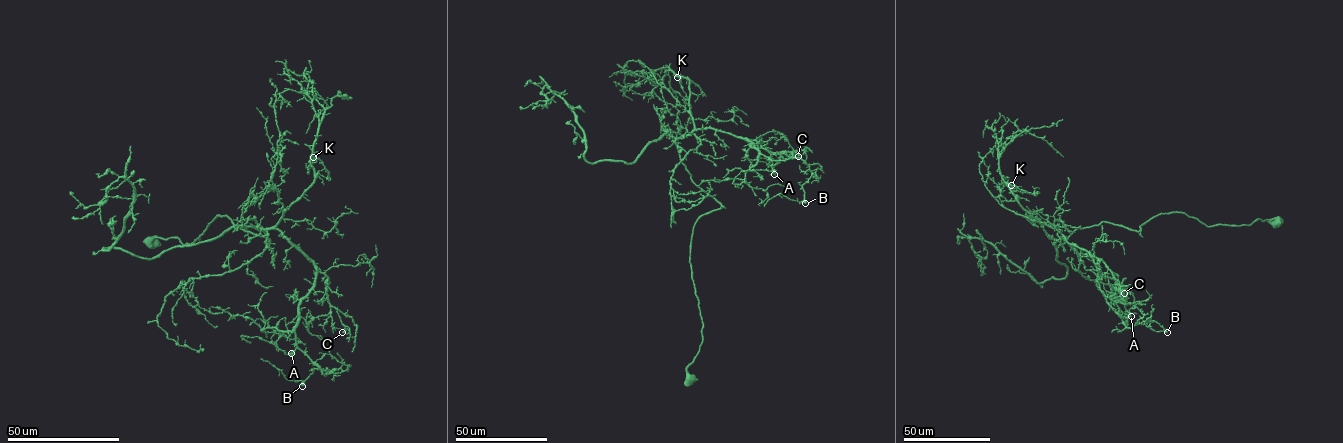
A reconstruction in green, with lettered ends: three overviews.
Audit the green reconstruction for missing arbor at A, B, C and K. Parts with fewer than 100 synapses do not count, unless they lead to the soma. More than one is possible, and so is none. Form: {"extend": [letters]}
{"extend": []}

